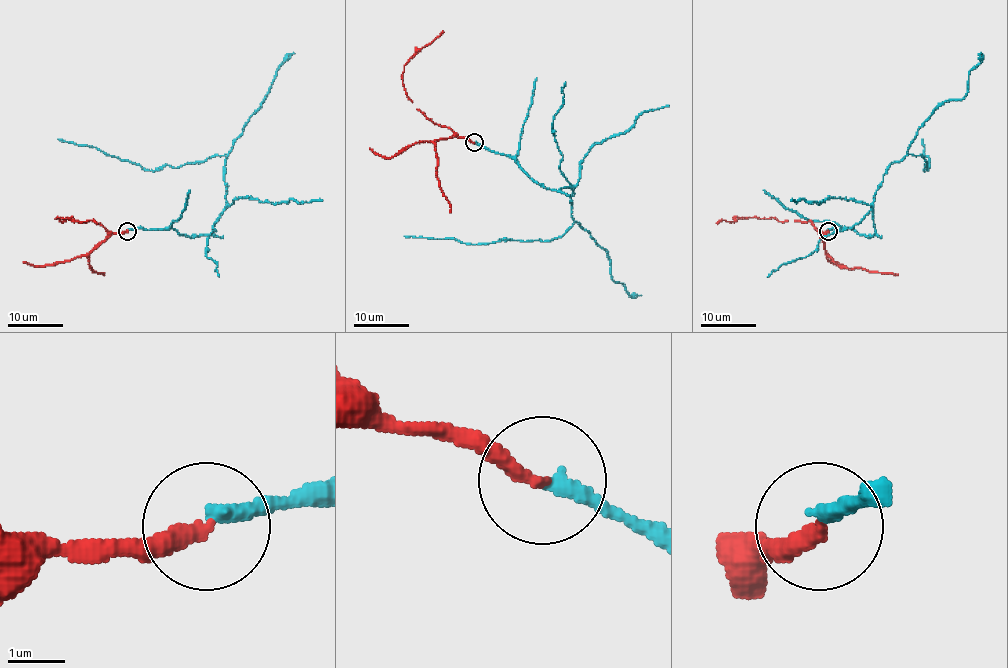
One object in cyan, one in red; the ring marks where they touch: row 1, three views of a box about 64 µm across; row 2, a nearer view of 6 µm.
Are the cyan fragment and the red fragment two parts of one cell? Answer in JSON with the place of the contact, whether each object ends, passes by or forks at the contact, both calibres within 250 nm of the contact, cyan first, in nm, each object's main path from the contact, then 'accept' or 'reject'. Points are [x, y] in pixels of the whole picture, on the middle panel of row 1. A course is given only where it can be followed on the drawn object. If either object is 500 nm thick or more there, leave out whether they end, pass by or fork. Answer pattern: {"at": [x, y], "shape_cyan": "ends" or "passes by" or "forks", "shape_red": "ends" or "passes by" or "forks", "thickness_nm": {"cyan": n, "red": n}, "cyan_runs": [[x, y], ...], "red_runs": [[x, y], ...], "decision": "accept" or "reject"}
{"at": [474, 142], "shape_cyan": "ends", "shape_red": "ends", "thickness_nm": {"cyan": 280, "red": 280}, "cyan_runs": [[474, 142], [509, 155], [546, 188], [572, 186], [572, 225], [544, 241], [467, 244], [404, 236]], "red_runs": [[474, 142], [434, 124], [418, 110], [404, 87], [404, 65], [444, 32]], "decision": "accept"}

